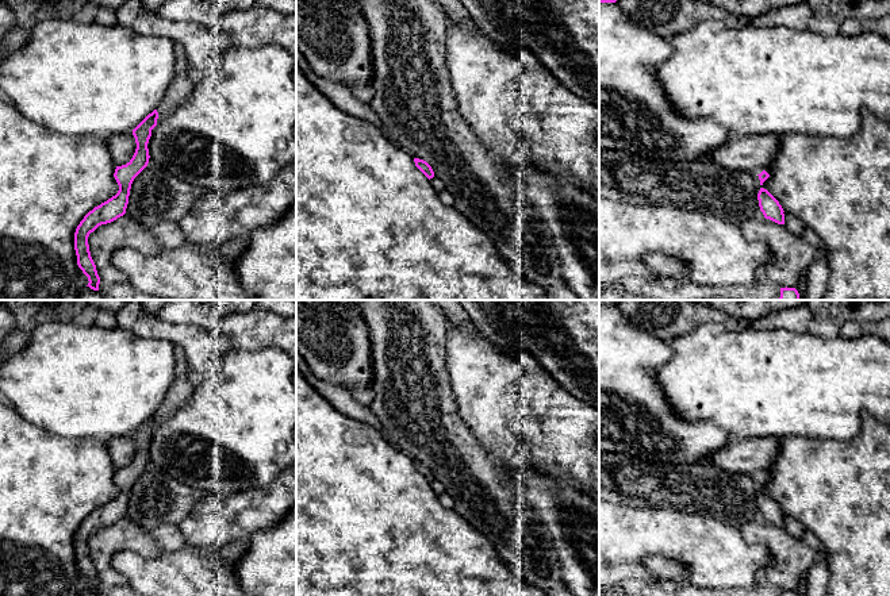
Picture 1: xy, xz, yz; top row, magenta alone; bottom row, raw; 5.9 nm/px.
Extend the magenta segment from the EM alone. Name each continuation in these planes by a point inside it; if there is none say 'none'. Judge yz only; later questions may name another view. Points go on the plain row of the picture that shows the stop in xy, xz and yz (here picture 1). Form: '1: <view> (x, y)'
none

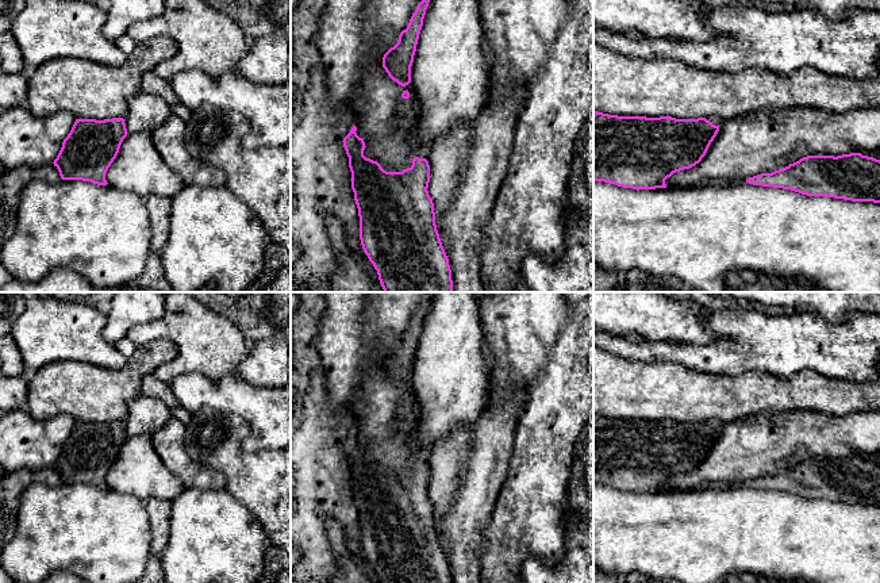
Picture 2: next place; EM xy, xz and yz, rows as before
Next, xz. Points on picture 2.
1: xz (407, 417)

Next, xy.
none

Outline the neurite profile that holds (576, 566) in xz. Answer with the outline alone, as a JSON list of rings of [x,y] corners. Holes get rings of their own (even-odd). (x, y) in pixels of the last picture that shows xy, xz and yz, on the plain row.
[[[593,506],[585,521],[564,518],[565,556],[556,565],[527,557],[522,567],[524,583],[593,583]]]

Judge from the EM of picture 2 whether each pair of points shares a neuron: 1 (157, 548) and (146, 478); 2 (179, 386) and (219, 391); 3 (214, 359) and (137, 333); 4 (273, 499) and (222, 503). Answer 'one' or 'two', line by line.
1: one
2: one
3: one
4: two

